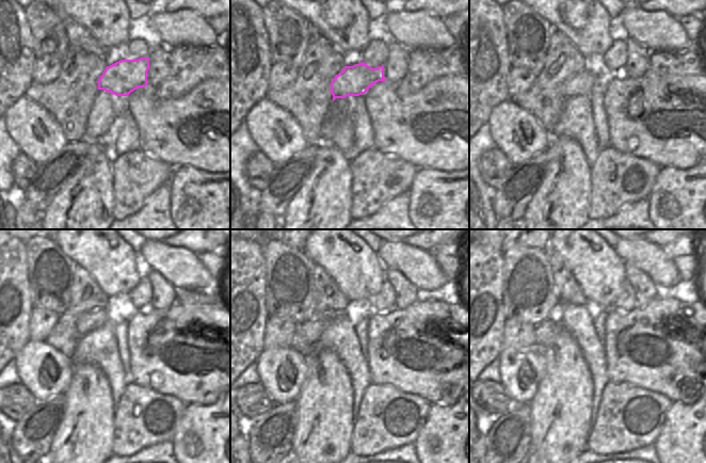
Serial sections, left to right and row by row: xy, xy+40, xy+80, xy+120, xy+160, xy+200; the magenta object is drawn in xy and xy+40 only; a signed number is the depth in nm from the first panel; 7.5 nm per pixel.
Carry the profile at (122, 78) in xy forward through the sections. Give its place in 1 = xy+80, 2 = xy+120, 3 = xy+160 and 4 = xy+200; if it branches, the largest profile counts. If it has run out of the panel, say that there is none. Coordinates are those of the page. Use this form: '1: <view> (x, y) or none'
1: xy+80 (583, 83)
2: xy+120 (89, 322)
3: xy+160 (311, 330)
4: xy+200 (545, 333)

